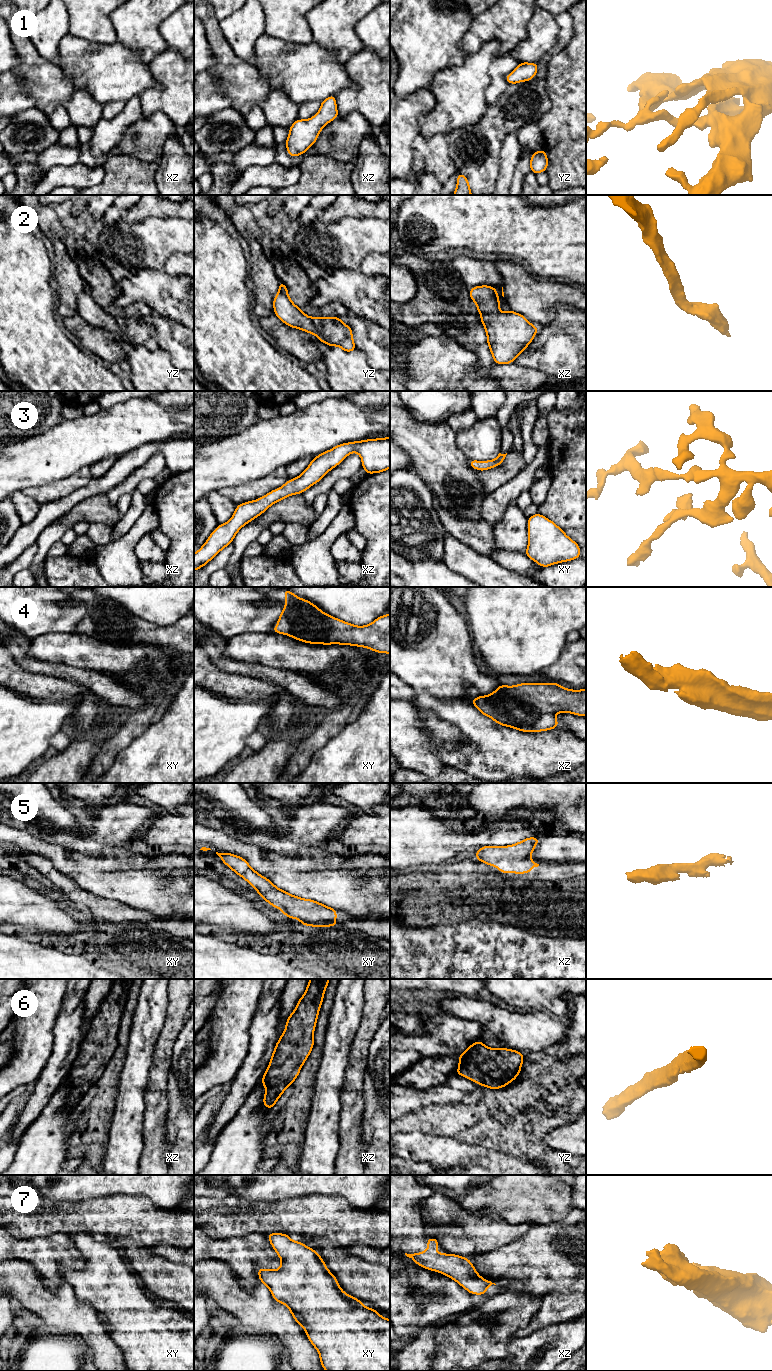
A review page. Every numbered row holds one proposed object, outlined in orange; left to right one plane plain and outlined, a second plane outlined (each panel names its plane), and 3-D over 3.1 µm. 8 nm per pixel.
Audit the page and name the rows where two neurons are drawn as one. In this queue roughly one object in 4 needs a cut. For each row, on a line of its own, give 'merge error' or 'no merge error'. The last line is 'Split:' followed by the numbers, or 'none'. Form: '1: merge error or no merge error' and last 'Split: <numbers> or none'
1: no merge error
2: no merge error
3: no merge error
4: no merge error
5: no merge error
6: no merge error
7: no merge error
Split: none

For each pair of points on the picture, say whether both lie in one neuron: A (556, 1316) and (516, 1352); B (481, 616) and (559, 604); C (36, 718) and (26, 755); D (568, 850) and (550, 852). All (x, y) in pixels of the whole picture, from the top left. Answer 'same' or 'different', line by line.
A: different
B: same
C: same
D: same

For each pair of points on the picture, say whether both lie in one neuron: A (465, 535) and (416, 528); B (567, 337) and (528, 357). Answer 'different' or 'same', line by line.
A: different
B: same

